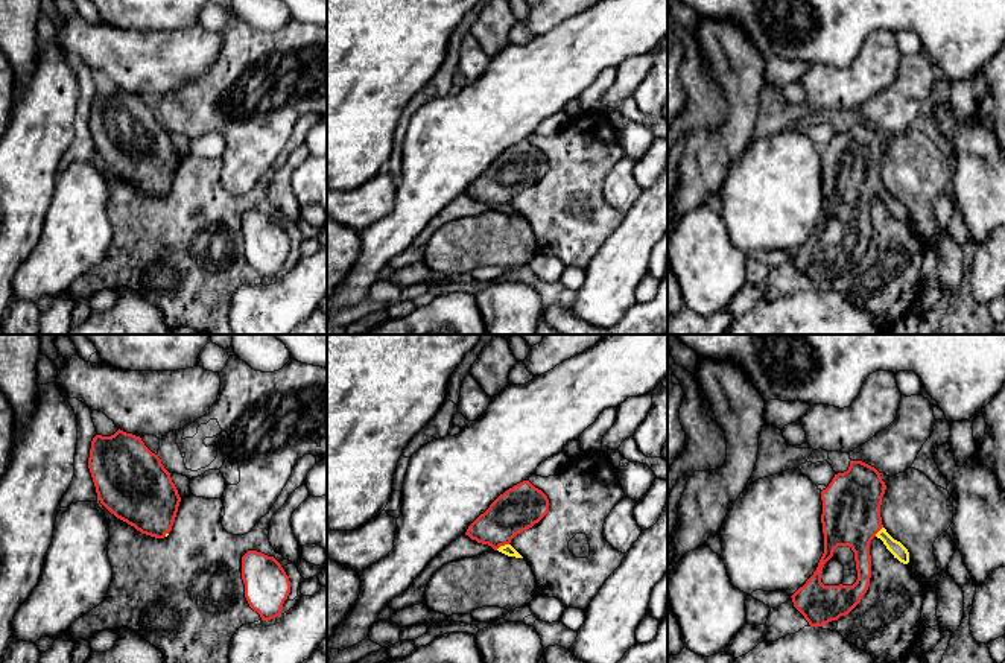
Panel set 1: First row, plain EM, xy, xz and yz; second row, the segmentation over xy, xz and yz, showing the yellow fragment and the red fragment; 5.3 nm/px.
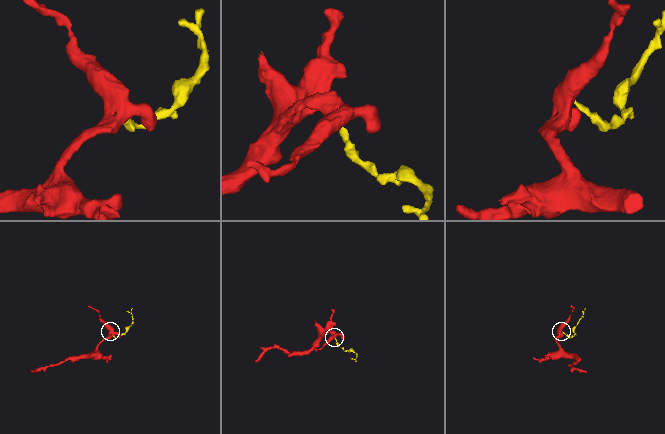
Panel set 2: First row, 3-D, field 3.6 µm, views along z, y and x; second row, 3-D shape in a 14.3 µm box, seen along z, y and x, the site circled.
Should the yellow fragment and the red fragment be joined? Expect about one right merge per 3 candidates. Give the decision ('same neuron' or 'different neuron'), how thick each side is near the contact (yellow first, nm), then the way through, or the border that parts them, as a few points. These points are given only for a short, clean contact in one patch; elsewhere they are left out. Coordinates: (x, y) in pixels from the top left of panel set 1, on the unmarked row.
same neuron | 60/240 nm | across xz (507, 209), (502, 206), (502, 184), (519, 168)

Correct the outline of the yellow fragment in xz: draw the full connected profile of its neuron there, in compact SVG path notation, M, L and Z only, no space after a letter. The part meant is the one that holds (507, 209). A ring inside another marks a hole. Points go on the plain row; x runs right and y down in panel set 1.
M529 140L500 154L467 189L465 195L508 216L523 217L509 202L549 172L547 155Z

